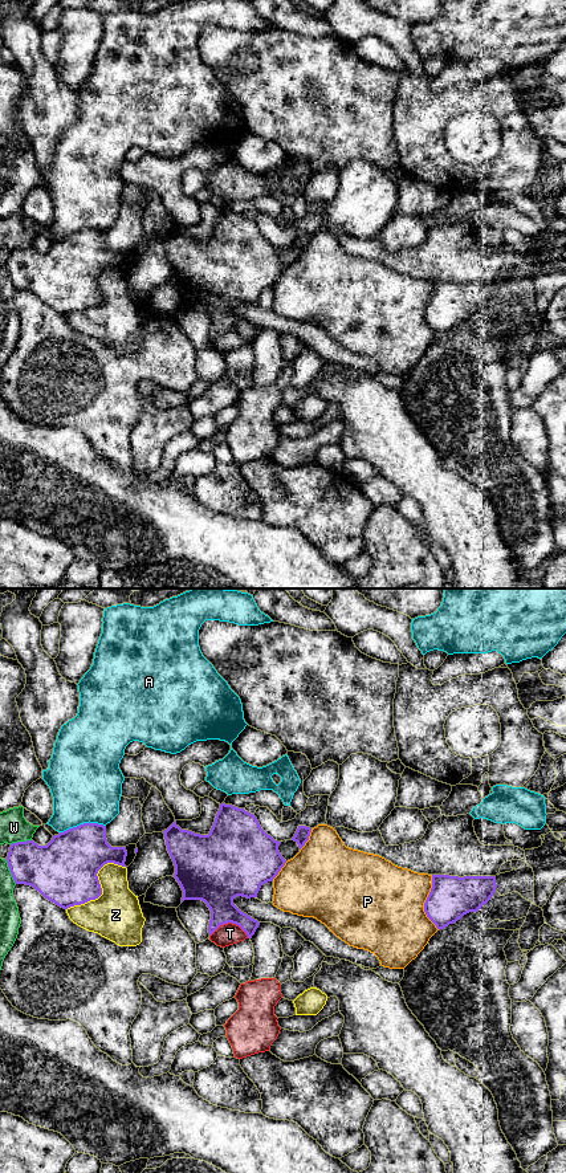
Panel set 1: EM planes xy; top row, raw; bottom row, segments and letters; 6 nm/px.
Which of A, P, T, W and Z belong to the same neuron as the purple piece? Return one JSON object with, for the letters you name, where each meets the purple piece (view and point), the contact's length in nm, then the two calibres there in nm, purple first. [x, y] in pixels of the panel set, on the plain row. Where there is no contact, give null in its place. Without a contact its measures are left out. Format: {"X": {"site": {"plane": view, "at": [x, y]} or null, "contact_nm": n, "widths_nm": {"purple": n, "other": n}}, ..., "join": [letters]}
{"T": {"site": {"plane": "xy", "at": [229, 328]}, "contact_nm": 240, "widths_nm": {"purple": 280, "other": 130}}, "join": ["T"]}

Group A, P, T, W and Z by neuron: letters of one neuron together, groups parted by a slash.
A / P / T / W / Z

